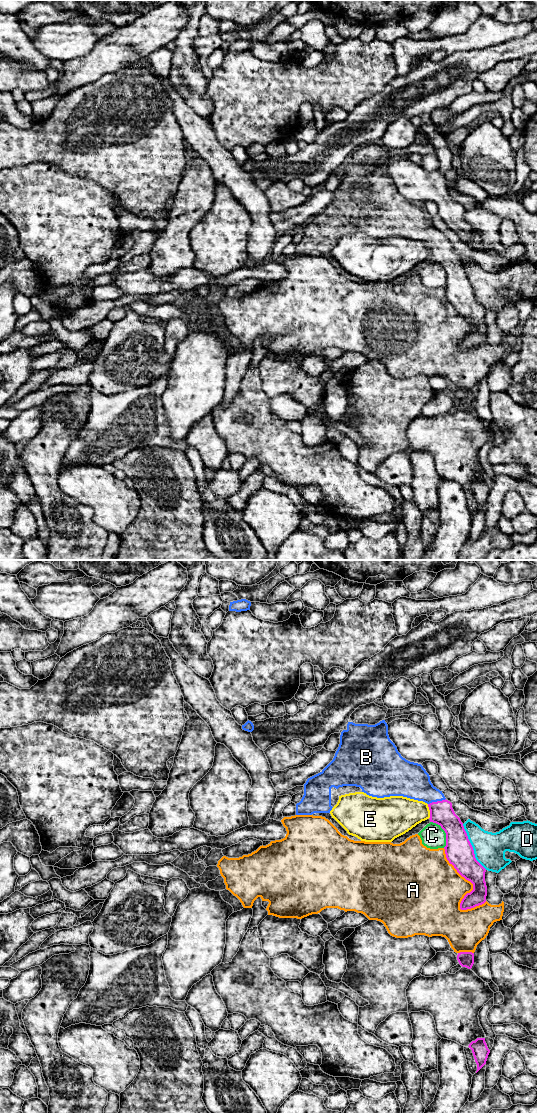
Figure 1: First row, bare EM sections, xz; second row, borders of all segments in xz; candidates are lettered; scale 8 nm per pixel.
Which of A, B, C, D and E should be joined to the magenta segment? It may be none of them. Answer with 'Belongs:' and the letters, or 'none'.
Belongs: B

